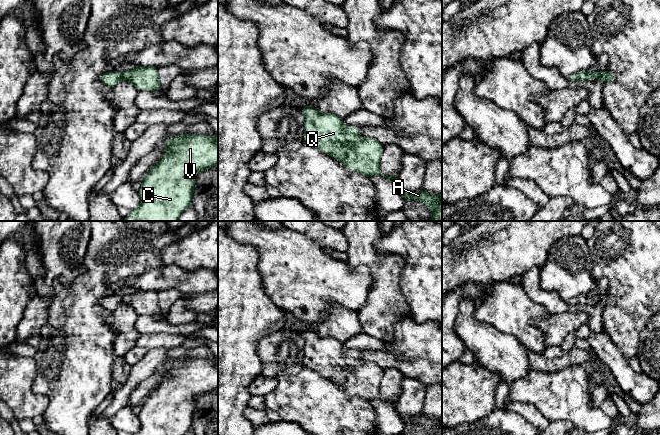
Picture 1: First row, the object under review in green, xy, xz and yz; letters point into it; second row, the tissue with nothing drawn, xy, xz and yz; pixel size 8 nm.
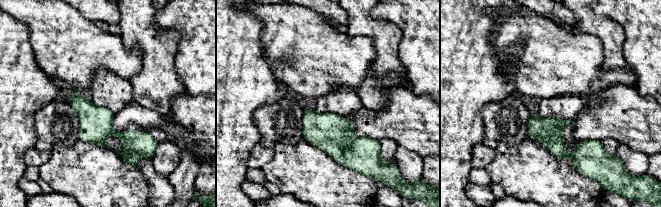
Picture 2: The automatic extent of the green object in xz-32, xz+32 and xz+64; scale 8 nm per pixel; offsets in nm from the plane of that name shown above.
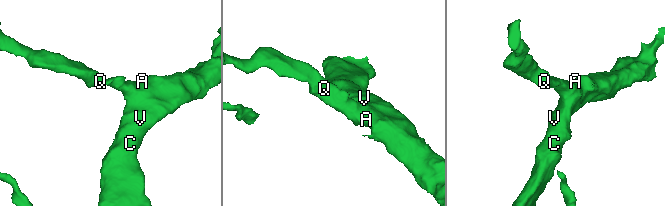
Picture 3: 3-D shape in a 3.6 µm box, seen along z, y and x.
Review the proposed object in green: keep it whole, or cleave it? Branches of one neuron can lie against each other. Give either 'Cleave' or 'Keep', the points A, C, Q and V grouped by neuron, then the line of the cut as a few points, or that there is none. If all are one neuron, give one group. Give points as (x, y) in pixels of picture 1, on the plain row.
Keep. Groups: A C Q V. No split

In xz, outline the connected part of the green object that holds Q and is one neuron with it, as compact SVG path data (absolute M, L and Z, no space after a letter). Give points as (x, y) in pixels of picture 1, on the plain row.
M309 328L299 333L305 341L305 368L335 382L350 395L368 402L381 399L396 410L398 399L386 401L380 396L383 369L377 364L362 363L359 351L345 351L335 338L320 337Z

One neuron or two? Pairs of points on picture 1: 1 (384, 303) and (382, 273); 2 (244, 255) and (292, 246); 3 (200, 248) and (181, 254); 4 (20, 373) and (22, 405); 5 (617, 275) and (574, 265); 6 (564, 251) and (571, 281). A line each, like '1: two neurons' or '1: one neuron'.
1: one neuron
2: two neurons
3: one neuron
4: one neuron
5: two neurons
6: one neuron

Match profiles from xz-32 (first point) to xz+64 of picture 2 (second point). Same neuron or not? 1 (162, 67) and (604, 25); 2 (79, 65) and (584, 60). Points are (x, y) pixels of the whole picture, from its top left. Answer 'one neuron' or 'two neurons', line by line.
1: one neuron
2: one neuron

